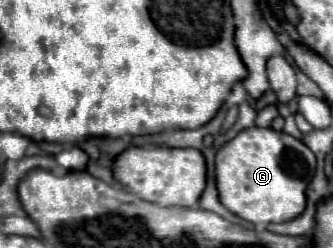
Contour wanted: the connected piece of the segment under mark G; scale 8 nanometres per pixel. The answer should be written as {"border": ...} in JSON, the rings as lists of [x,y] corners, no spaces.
{"border":[[[246,128],[226,142],[214,160],[220,202],[236,216],[252,224],[288,222],[306,206],[304,190],[314,176],[316,156],[302,142],[272,128]]]}

